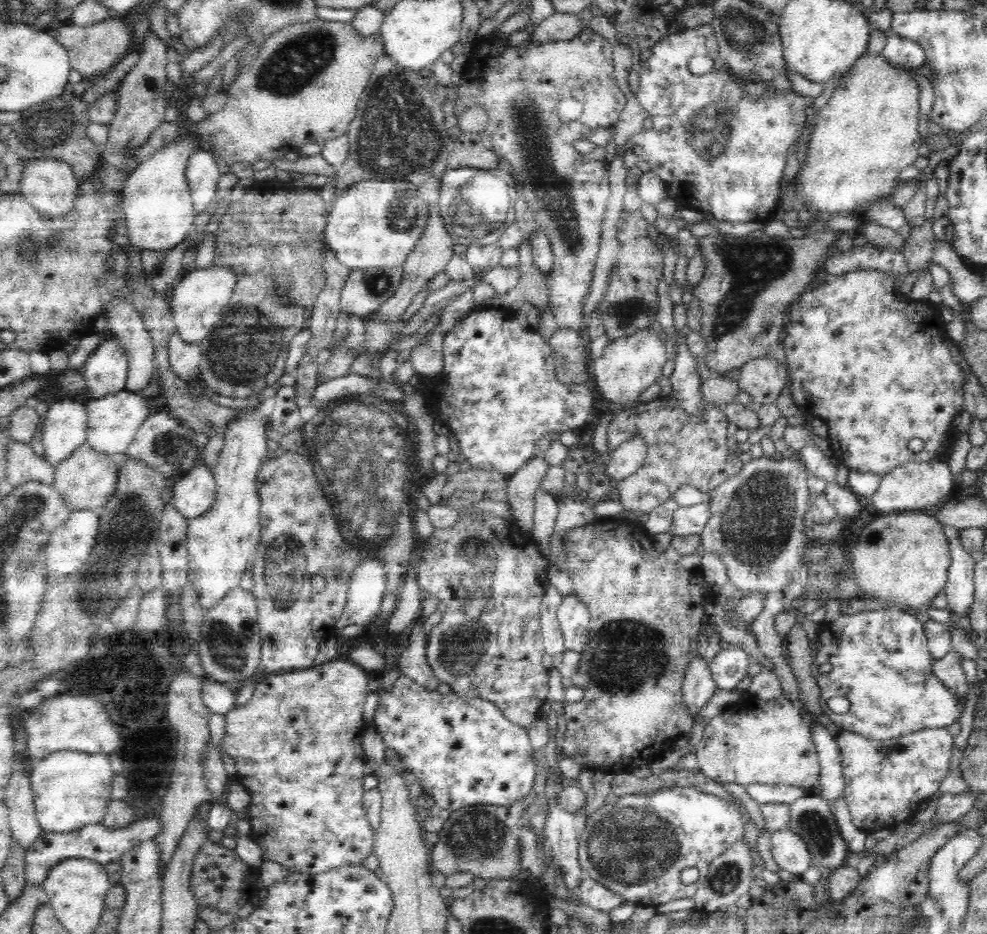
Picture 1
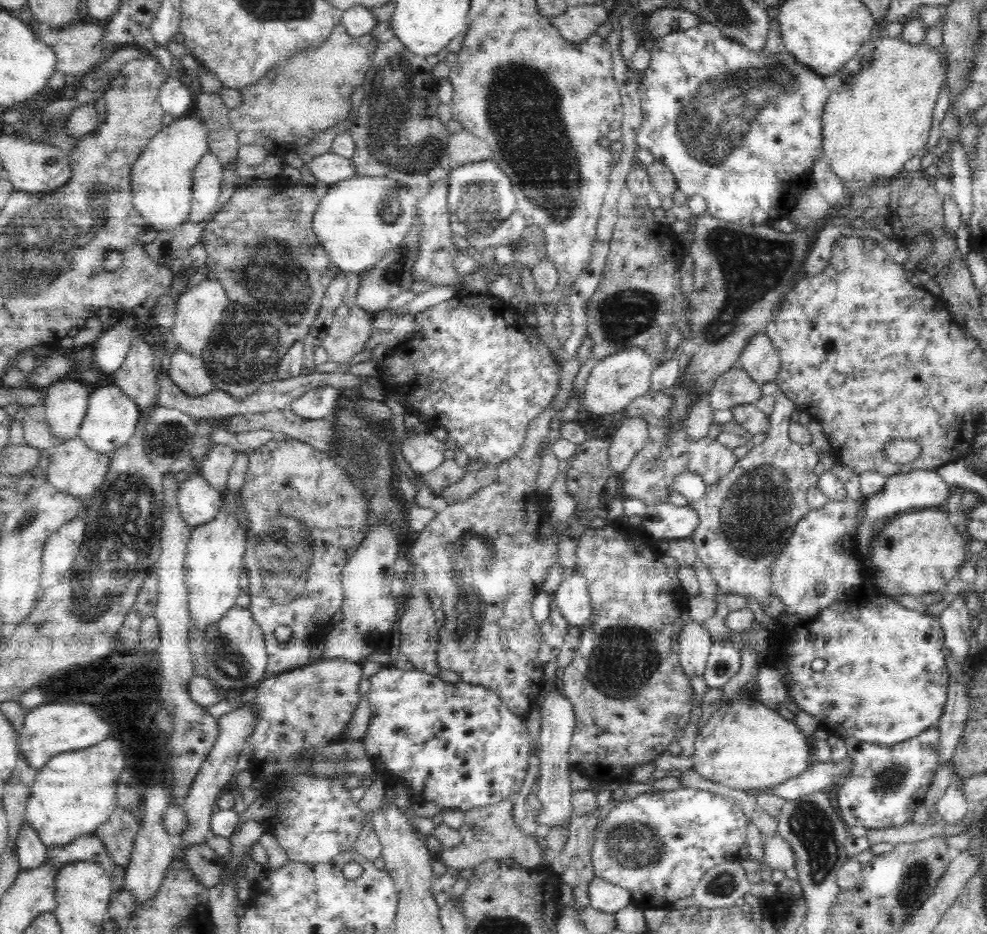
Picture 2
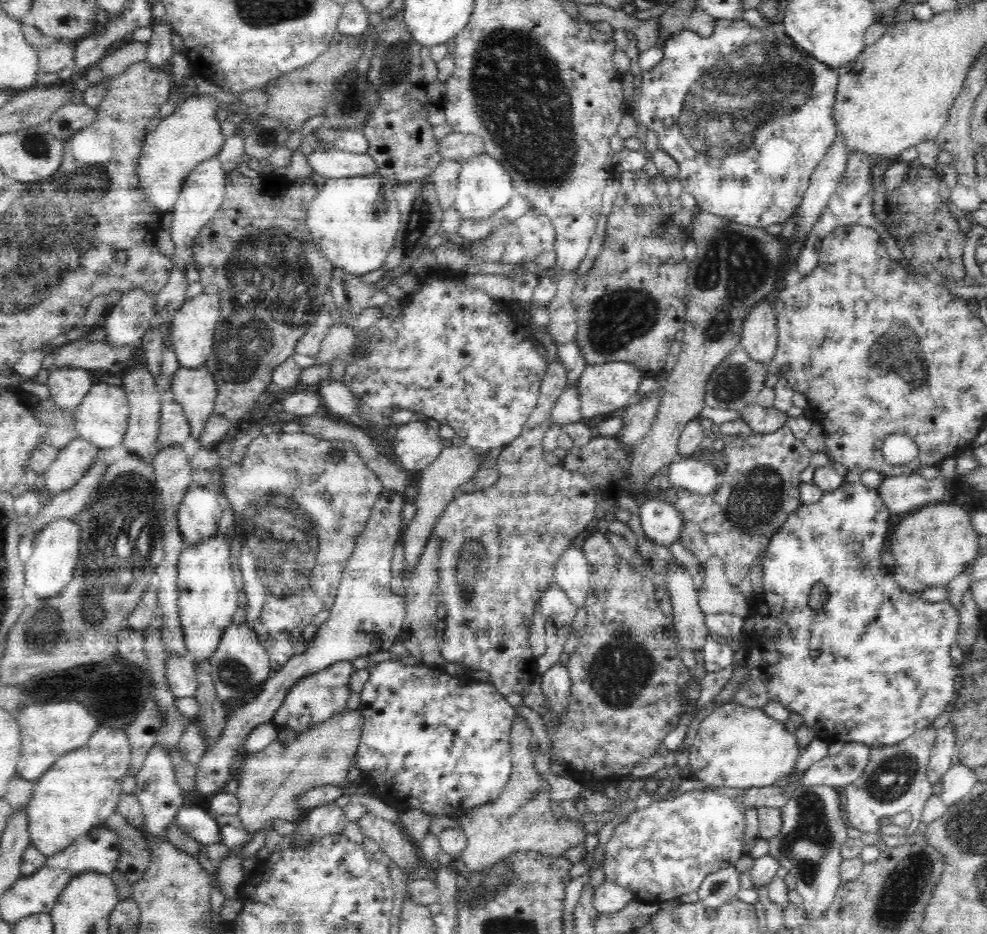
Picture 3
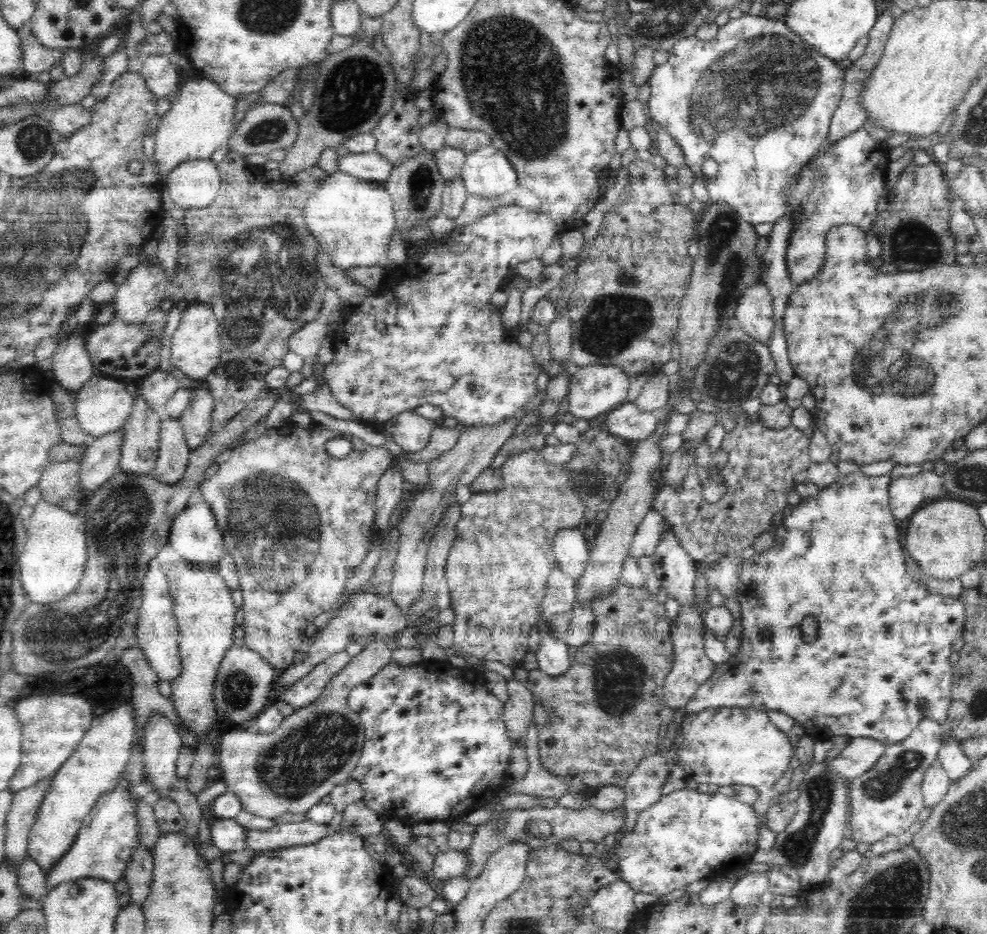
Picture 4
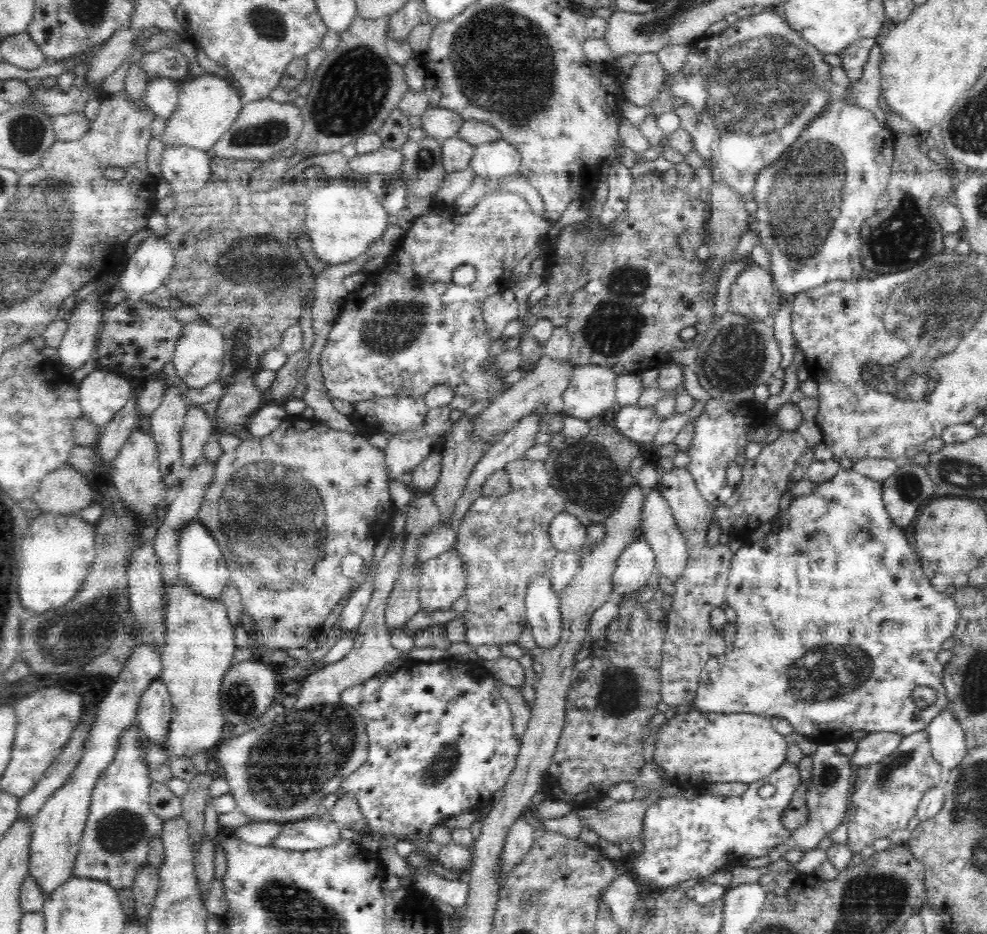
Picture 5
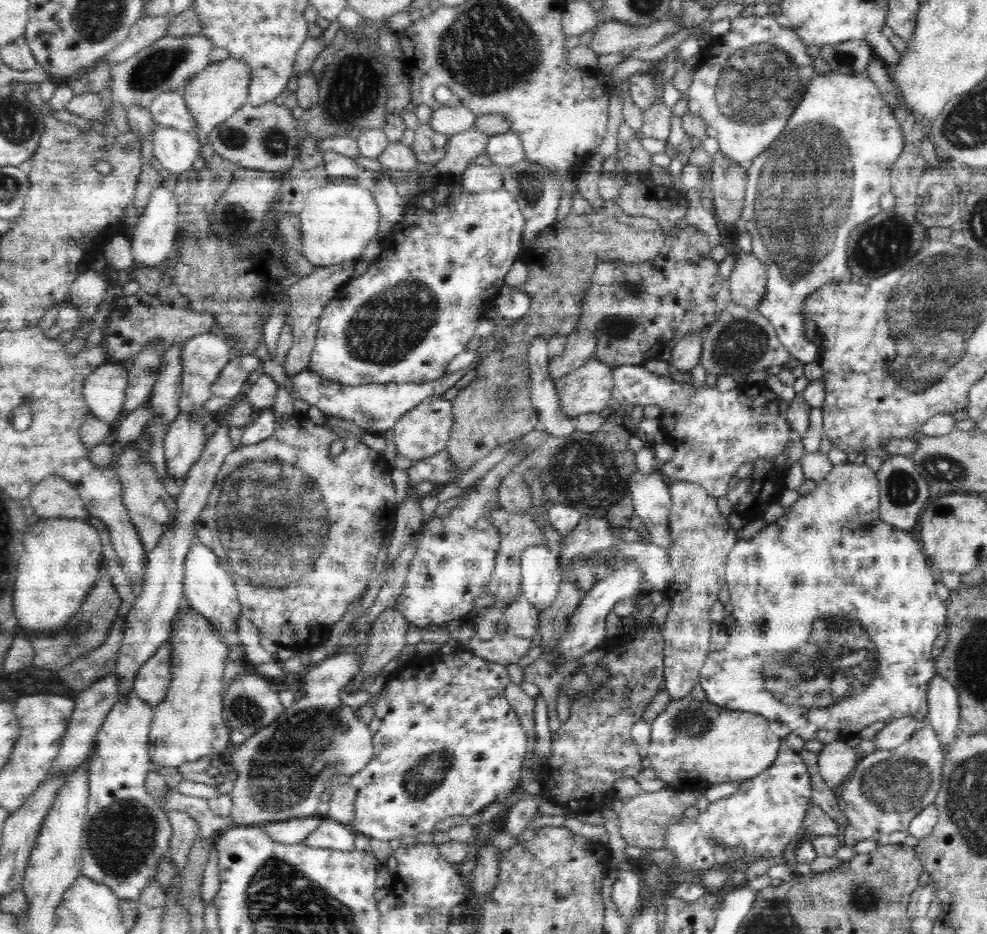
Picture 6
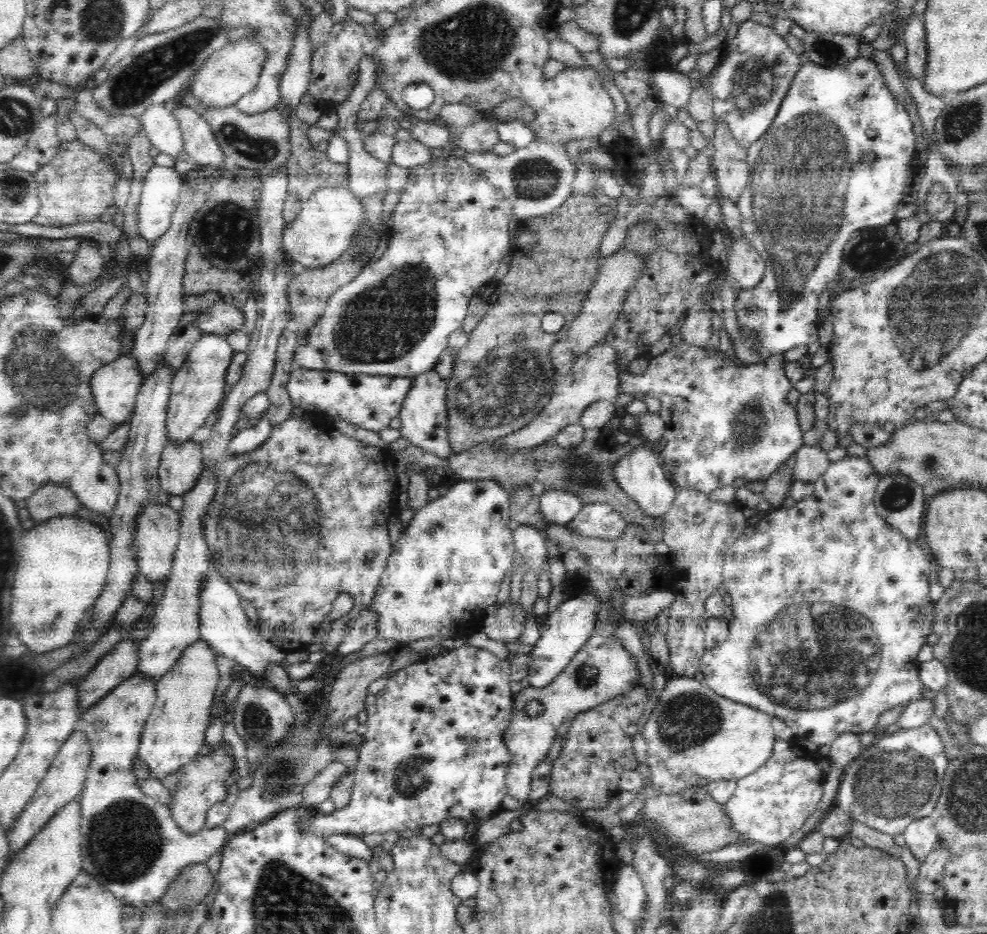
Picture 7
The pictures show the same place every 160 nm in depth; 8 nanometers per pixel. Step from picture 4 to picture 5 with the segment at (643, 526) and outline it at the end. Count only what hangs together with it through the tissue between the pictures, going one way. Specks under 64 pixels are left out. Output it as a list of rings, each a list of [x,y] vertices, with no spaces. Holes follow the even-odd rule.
[[[642,538],[634,539],[618,557],[612,574],[613,600],[641,591],[651,574],[656,571],[655,554],[650,543]]]

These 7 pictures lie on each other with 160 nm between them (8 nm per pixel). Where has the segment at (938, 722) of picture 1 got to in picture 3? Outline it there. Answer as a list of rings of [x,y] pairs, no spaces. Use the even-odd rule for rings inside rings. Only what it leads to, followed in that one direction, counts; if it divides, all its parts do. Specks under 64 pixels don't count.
[[[861,481],[843,482],[836,490],[826,492],[814,504],[803,504],[786,518],[783,528],[770,540],[765,556],[762,559],[763,592],[749,600],[750,631],[754,633],[751,648],[746,652],[743,669],[749,671],[749,679],[736,692],[731,700],[744,706],[763,707],[767,702],[782,703],[791,711],[797,712],[804,718],[805,725],[815,733],[815,739],[822,740],[828,745],[835,743],[864,743],[871,747],[894,745],[916,735],[924,728],[932,726],[950,701],[954,699],[954,679],[958,673],[957,666],[950,659],[950,648],[956,644],[960,632],[960,615],[948,600],[928,603],[918,598],[917,593],[908,593],[896,584],[893,573],[897,573],[890,565],[880,562],[880,552],[886,552],[885,543],[888,536],[891,512],[879,495],[878,490],[866,488]],[[816,582],[822,582],[827,587],[829,598],[821,608],[814,610],[808,604],[810,589]],[[812,650],[820,650],[819,657],[810,657]]]

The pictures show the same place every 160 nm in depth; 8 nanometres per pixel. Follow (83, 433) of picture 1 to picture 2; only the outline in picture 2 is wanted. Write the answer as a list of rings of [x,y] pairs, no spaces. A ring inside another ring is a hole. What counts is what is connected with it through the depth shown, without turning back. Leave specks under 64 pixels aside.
[[[79,381],[56,382],[48,386],[45,417],[51,433],[68,441],[79,436],[80,424],[86,416],[90,388]]]

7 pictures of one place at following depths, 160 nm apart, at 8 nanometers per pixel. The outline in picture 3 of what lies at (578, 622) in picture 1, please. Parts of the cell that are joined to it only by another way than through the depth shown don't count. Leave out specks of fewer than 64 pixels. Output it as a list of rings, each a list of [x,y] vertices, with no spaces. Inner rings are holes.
[[[569,545],[555,566],[555,583],[568,595],[578,609],[586,607],[590,594],[590,569],[581,546]]]

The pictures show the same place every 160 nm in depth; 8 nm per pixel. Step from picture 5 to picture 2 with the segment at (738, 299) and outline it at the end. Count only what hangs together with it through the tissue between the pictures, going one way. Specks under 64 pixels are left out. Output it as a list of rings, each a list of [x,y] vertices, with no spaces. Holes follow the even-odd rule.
[[[766,334],[750,338],[738,360],[738,367],[745,370],[760,387],[778,379],[780,366],[780,355]]]

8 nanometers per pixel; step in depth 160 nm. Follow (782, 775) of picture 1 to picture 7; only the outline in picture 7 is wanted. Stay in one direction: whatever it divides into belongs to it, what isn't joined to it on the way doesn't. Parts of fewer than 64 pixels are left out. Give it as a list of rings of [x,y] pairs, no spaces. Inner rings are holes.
[[[672,676],[668,682],[662,682],[662,687],[659,692],[659,701],[647,718],[647,722],[643,728],[643,737],[647,744],[647,766],[650,767],[650,780],[652,780],[651,793],[653,794],[680,794],[682,790],[689,787],[706,787],[710,782],[716,780],[732,780],[732,778],[742,779],[759,770],[772,757],[773,746],[776,736],[772,732],[773,717],[764,714],[761,710],[752,708],[746,704],[734,702],[731,699],[718,696],[713,690],[710,690],[707,685],[701,681],[696,681],[694,677],[684,678],[683,676]]]

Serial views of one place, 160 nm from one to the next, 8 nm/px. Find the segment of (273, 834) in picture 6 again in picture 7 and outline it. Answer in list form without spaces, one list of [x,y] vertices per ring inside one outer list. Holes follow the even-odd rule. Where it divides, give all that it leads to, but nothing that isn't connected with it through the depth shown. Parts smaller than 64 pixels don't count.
[[[469,644],[446,650],[437,657],[429,657],[413,662],[397,673],[390,675],[383,690],[374,695],[367,695],[365,698],[365,712],[367,712],[365,724],[368,729],[363,734],[364,742],[360,744],[359,762],[351,770],[355,778],[355,784],[350,803],[345,808],[336,809],[329,815],[317,811],[313,817],[304,819],[301,822],[303,832],[311,832],[316,836],[322,834],[324,837],[342,833],[363,836],[373,832],[392,832],[392,830],[397,833],[404,832],[404,830],[419,832],[423,826],[439,824],[446,818],[460,818],[471,825],[475,825],[493,815],[502,806],[504,796],[507,795],[506,776],[509,772],[509,765],[513,760],[513,755],[509,752],[509,746],[505,744],[505,738],[503,738],[503,735],[511,726],[510,716],[512,716],[513,694],[511,693],[510,682],[512,681],[511,666],[508,660],[504,661],[504,659],[500,659],[486,649]]]

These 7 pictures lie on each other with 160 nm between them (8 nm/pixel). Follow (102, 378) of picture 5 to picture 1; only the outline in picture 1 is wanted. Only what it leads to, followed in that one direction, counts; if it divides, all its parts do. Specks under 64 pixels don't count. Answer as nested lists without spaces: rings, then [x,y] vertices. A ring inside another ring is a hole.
[[[121,391],[96,400],[91,399],[86,405],[86,410],[88,411],[86,442],[94,450],[107,455],[122,454],[134,440],[142,423],[152,414],[145,399],[138,396],[138,393],[130,391]]]

